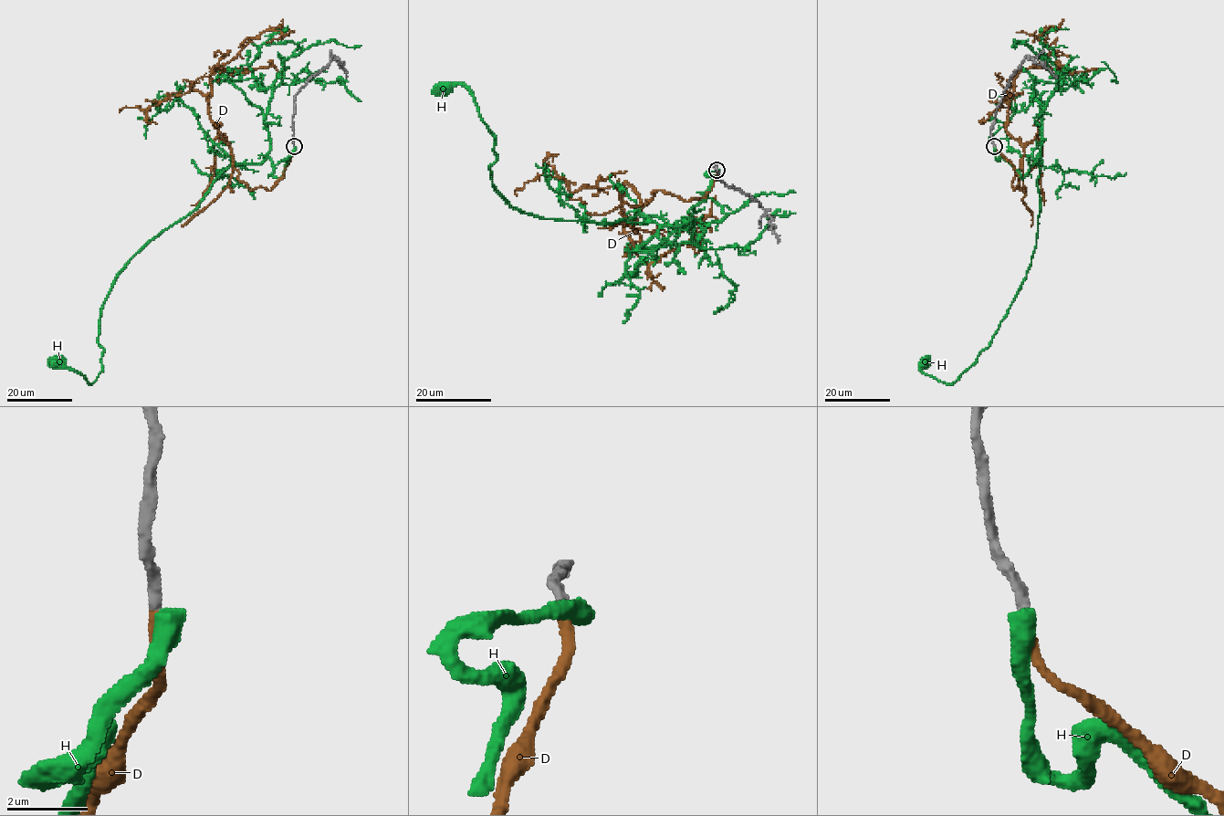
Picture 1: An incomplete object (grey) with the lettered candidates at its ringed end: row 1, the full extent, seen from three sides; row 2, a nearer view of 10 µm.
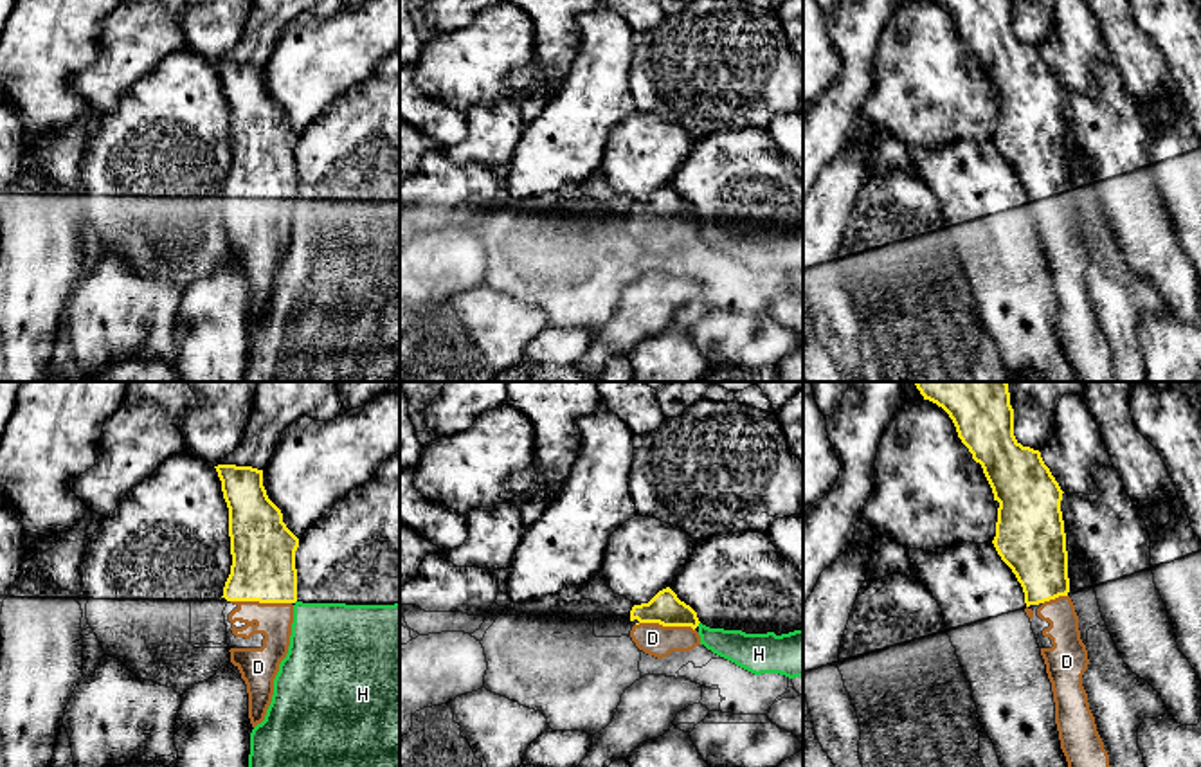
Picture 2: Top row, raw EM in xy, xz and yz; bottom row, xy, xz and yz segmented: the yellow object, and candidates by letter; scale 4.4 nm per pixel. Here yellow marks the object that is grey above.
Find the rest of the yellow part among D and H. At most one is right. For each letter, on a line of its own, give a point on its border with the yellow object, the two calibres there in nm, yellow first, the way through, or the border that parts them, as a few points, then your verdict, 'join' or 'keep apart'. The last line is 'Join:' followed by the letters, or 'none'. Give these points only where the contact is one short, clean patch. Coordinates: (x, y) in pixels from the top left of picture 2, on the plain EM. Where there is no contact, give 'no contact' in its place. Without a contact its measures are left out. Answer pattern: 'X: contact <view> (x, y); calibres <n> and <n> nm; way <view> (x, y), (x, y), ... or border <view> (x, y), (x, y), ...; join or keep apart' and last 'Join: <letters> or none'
D: contact xy (261, 198); calibres 280 and 160 nm; way xy (263, 146), (261, 198), (272, 209), (272, 216); join
H: contact xz (699, 218); calibres 150 and 160 nm; border xz (699, 218), (697, 222); keep apart
Join: D

